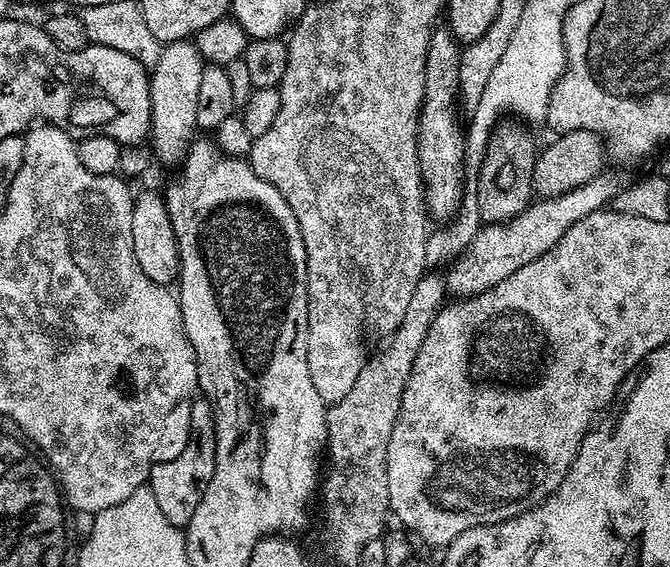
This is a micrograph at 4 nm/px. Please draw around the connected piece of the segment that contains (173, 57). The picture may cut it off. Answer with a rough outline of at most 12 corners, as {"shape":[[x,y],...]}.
{"shape":[[193,41],[153,65],[150,144],[179,159],[196,132],[204,59]]}

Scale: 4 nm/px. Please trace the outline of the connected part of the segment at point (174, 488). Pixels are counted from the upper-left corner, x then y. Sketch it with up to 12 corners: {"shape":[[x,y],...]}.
{"shape":[[192,400],[182,454],[146,481],[166,522],[187,529],[216,465],[216,414]]}

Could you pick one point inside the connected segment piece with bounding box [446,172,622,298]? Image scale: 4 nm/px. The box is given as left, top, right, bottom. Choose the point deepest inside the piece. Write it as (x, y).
(498, 250)

